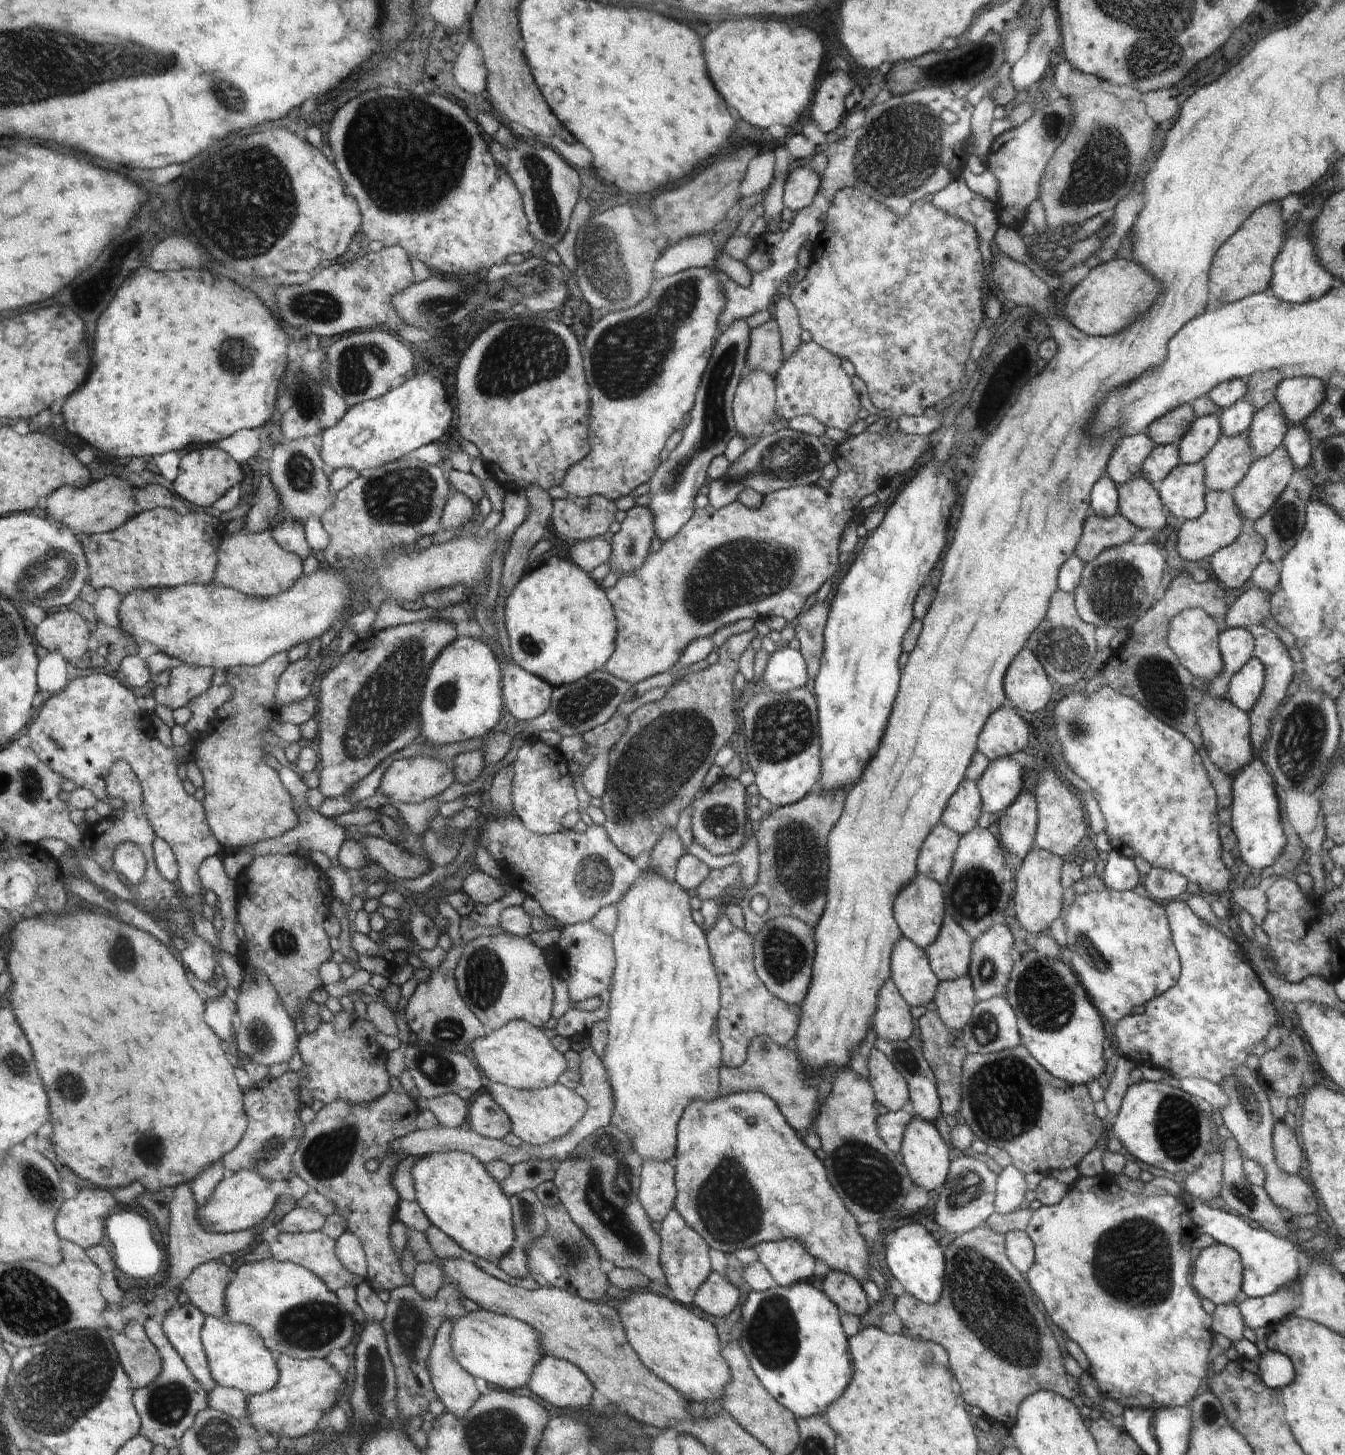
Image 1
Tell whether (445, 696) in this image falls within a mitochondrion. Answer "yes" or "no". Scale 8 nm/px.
yes

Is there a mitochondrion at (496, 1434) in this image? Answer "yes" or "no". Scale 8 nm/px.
yes

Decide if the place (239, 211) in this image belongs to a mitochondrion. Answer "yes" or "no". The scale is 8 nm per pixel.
yes

